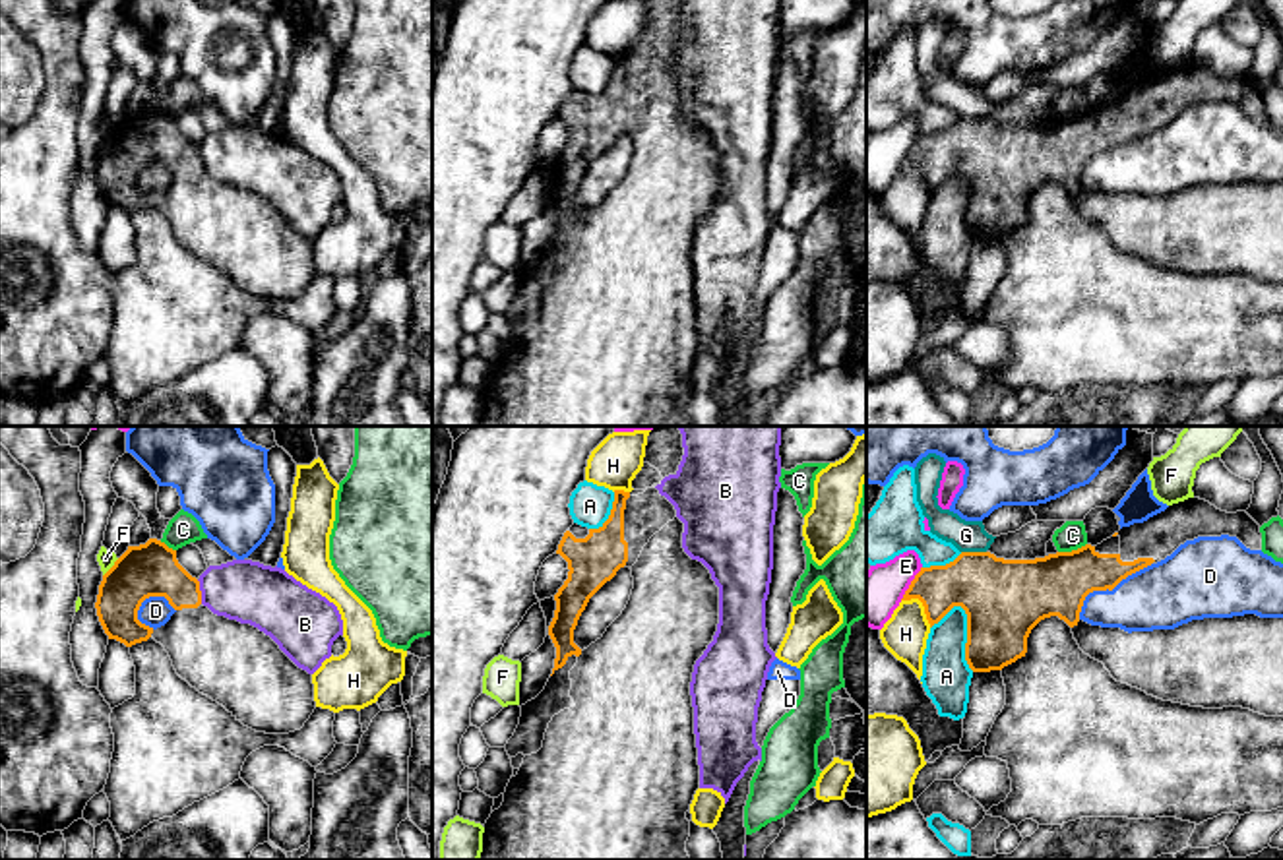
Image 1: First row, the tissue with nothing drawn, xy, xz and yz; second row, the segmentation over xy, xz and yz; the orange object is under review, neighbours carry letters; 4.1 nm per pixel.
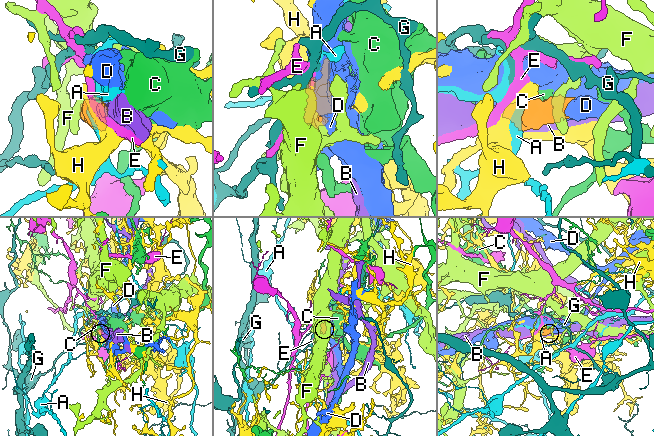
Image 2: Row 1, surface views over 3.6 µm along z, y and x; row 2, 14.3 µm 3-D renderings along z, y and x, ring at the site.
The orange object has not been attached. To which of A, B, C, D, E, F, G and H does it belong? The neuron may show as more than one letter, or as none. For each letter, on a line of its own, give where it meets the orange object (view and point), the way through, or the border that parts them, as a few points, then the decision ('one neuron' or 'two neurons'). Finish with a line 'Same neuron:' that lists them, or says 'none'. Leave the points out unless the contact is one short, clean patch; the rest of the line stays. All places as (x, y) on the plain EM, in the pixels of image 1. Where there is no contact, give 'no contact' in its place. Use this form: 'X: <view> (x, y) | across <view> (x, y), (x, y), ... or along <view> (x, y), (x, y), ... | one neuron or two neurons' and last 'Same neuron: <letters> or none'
A: yz (968, 202) | two neurons
B: xy (200, 157) | two neurons
C: yz (1072, 117) | along yz (1086, 109), (1059, 119) | two neurons
D: yz (1107, 153) | two neurons
E: yz (911, 150) | along yz (921, 132), (900, 165) | two neurons
F: xy (111, 134) | along xy (119, 124), (103, 142) | two neurons
G: yz (973, 119) | along yz (962, 117), (985, 119) | two neurons
H: yz (923, 171) | two neurons
Same neuron: none

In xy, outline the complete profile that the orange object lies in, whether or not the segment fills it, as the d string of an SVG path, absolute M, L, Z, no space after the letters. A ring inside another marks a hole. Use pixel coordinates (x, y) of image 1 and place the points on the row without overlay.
M157 105L128 112L103 141L95 174L109 205L132 213L153 203L165 213L182 246L223 271L236 287L256 298L289 300L300 296L316 275L312 240L298 234L258 194L217 182L203 172L200 147L178 130L176 116ZM149 163L165 163L176 176L157 196L138 186L138 176Z

